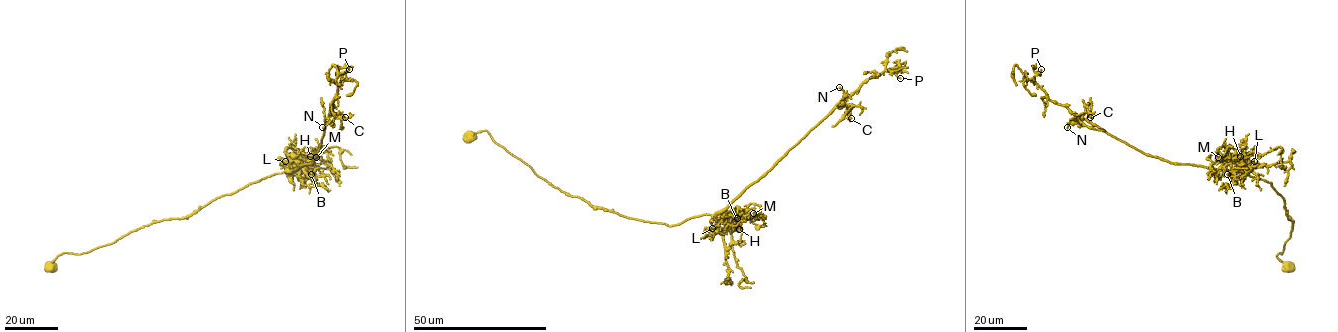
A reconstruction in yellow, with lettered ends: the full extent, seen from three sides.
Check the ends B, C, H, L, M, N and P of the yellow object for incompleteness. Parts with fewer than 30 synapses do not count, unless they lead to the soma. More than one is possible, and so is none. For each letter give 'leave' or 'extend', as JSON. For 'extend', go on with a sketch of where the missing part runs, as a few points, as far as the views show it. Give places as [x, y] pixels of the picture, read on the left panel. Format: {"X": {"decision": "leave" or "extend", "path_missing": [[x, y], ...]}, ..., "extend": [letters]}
{"B": {"decision": "leave"}, "C": {"decision": "leave"}, "H": {"decision": "leave"}, "L": {"decision": "leave"}, "M": {"decision": "leave"}, "N": {"decision": "leave"}, "P": {"decision": "leave"}, "extend": []}

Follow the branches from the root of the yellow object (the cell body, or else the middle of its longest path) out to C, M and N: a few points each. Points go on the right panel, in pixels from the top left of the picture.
C: (1288, 267), (1276, 256), (1292, 221), (1271, 183), (1147, 155), (1081, 116), (1090, 117)
M: (1288, 267), (1276, 256), (1282, 253), (1292, 227), (1283, 197), (1270, 183), (1240, 173), (1232, 158), (1218, 157)
N: (1288, 267), (1276, 256), (1289, 239), (1292, 221), (1270, 183), (1147, 155), (1083, 118), (1067, 127)

